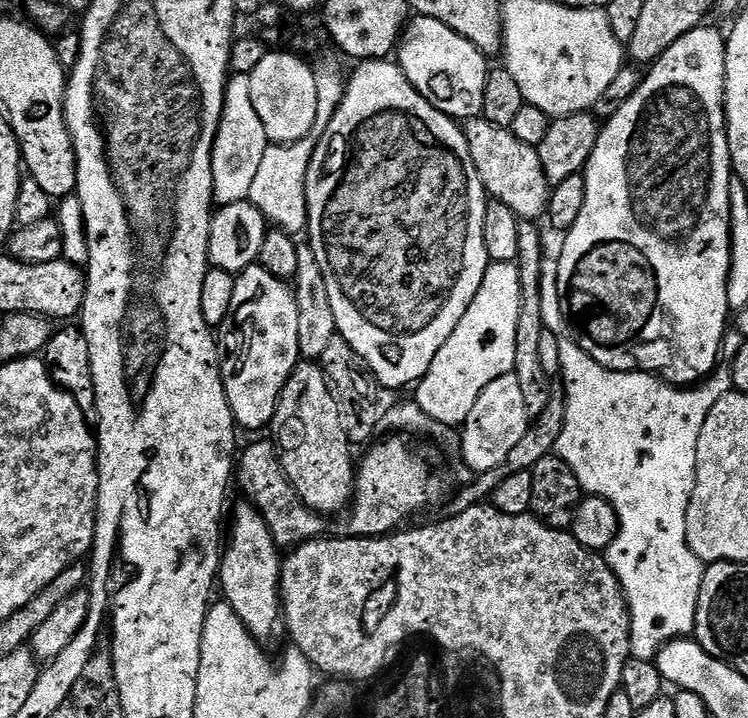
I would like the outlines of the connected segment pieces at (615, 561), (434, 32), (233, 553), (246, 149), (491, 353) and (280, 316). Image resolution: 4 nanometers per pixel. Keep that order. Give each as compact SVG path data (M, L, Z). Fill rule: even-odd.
M575 339L558 340L558 354L560 355L559 378L564 379L564 421L562 430L556 435L555 455L560 457L562 462L570 468L574 478L580 483L581 489L589 496L601 496L608 504L616 507L616 517L620 520L620 530L616 533L614 542L605 549L604 557L609 568L616 576L620 587L624 592L625 603L628 605L629 614L629 655L644 662L653 661L658 655L658 651L671 640L689 635L695 629L696 619L696 599L702 586L704 577L705 561L701 560L692 552L692 547L688 544L688 533L690 531L690 509L694 499L694 481L696 478L696 451L698 450L698 438L702 434L702 426L708 412L712 409L713 402L716 401L717 393L707 392L701 386L677 386L669 384L667 380L661 380L659 376L652 375L651 372L615 372L609 368L604 368L597 360L592 360L580 349L579 343Z
M415 15L401 35L394 56L405 78L427 104L457 122L467 122L481 115L489 61L469 40L450 30L450 26L434 18Z
M243 502L232 512L232 529L227 529L226 543L222 548L220 557L220 571L218 573L218 588L224 591L223 599L232 607L234 614L246 626L246 630L261 645L268 646L271 640L285 635L284 613L280 607L280 565L281 553L278 551L276 539L261 518L260 513L252 507L251 503Z
M236 74L224 90L224 109L212 147L212 198L217 205L233 204L248 199L263 152L270 145L268 135L252 106L248 77Z
M489 263L482 284L478 286L478 292L474 294L468 309L462 314L462 320L458 322L458 326L454 326L454 332L450 334L450 338L446 338L438 354L434 354L434 360L430 362L430 370L426 370L426 374L415 385L414 401L434 422L444 424L448 430L459 429L466 422L470 410L474 408L474 402L478 402L478 394L482 394L482 390L486 390L490 382L514 371L518 314L523 304L517 265Z
M253 266L236 276L229 317L240 323L244 357L224 377L232 417L244 428L271 425L282 390L302 357L298 346L298 306L293 289L265 268Z

